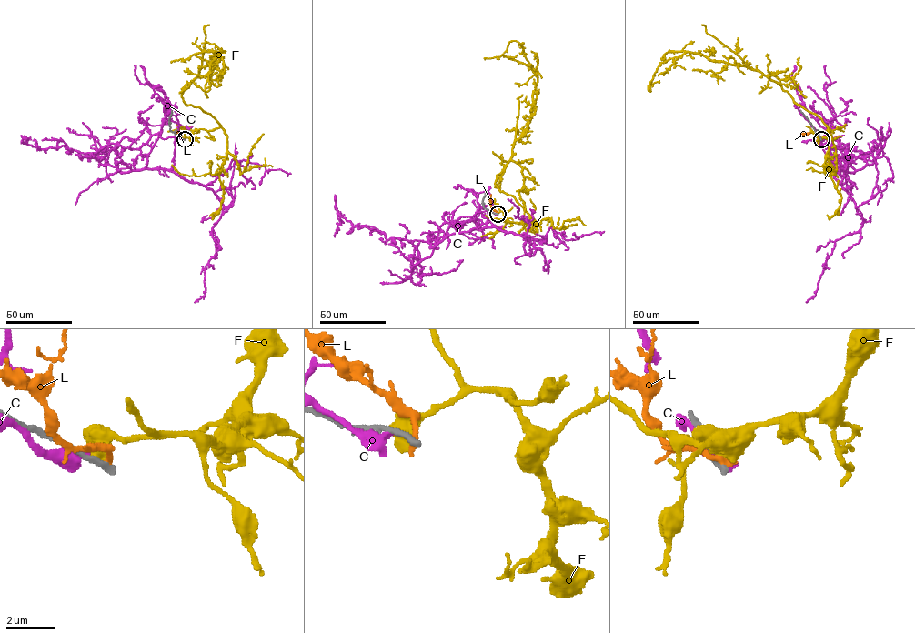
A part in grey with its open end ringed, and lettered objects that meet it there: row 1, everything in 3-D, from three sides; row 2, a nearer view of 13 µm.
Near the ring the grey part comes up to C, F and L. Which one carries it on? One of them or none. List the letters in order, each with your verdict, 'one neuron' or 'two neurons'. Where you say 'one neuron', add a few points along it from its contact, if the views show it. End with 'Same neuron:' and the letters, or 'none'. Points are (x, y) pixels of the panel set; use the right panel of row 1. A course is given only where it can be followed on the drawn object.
C: two neurons
F: two neurons
L: two neurons
Same neuron: none

